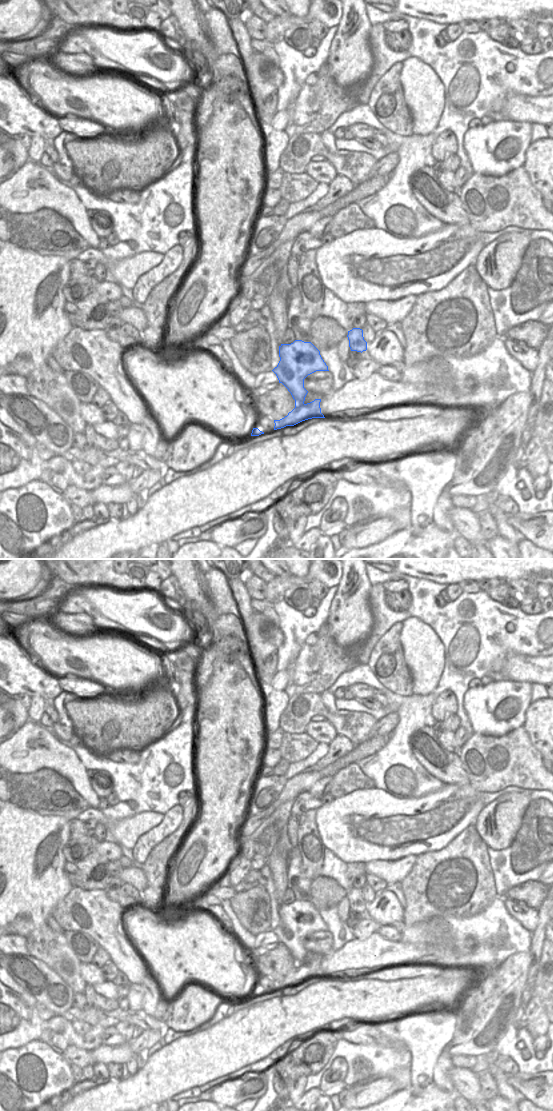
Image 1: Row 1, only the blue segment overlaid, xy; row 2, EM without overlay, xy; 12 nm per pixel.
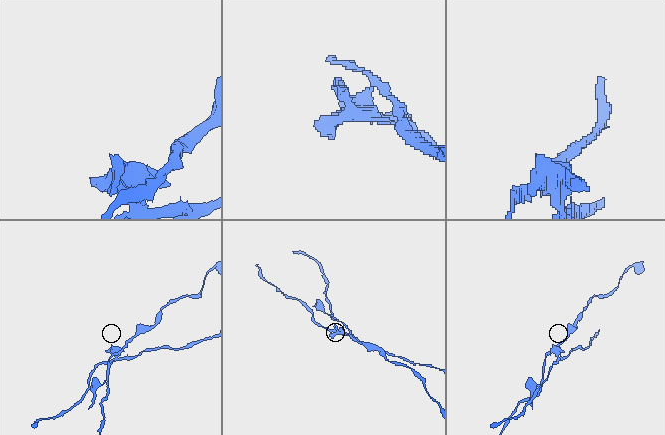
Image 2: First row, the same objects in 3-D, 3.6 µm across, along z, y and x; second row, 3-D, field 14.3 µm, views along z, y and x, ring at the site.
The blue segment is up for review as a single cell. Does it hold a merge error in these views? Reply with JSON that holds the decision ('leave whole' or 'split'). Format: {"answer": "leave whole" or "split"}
{"answer": "split"}

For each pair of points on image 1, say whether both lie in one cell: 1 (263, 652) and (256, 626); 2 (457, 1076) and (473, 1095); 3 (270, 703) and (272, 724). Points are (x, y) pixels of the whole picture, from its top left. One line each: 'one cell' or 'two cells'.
1: one cell
2: one cell
3: one cell

